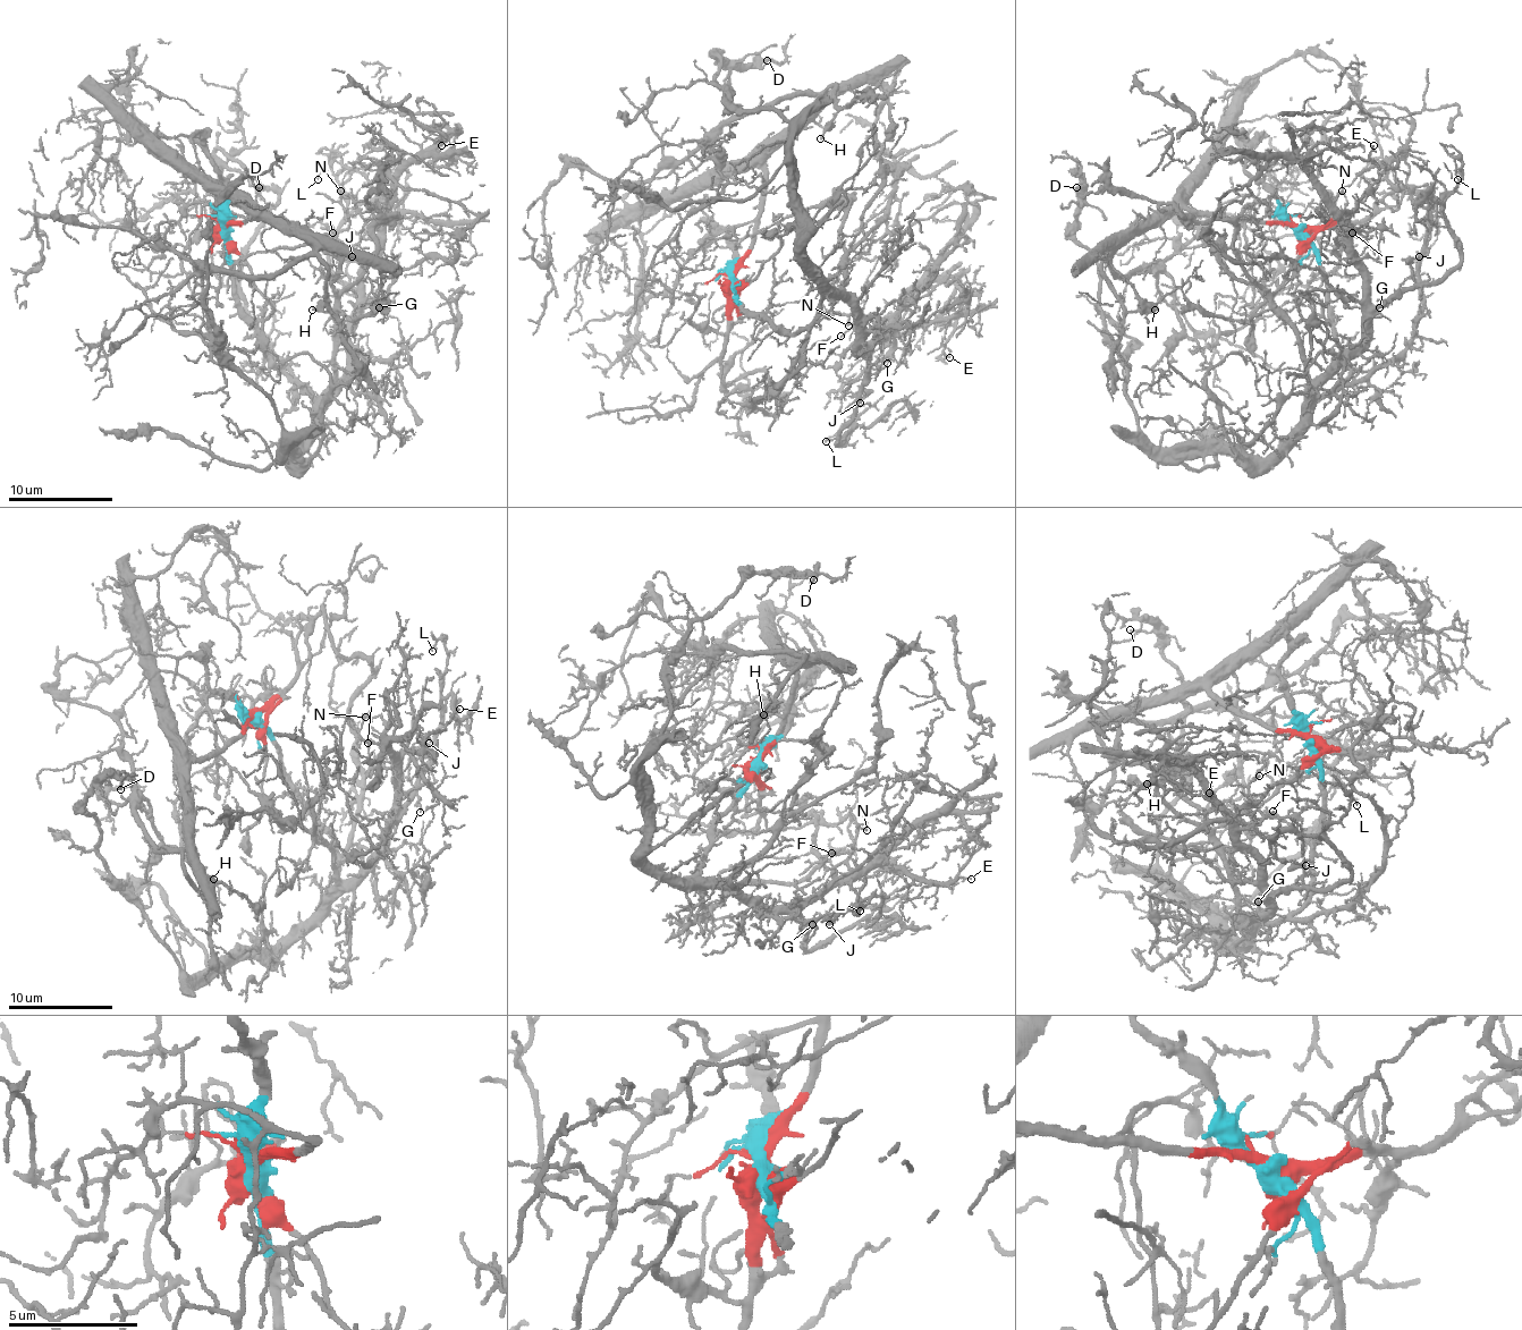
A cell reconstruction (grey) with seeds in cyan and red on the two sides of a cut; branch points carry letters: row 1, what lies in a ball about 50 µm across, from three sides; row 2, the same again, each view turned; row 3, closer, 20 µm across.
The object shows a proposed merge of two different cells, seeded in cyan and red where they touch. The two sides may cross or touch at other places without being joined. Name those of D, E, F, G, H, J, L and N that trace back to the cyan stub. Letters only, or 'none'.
D, E, F, G, J, L, N

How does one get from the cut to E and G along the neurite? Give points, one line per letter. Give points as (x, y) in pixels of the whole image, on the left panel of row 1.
E: (223, 233), (236, 307), (322, 399), (390, 185), (442, 146)
G: (223, 233), (236, 307), (254, 329), (260, 347), (318, 399), (343, 378), (348, 318), (369, 299), (380, 307)

